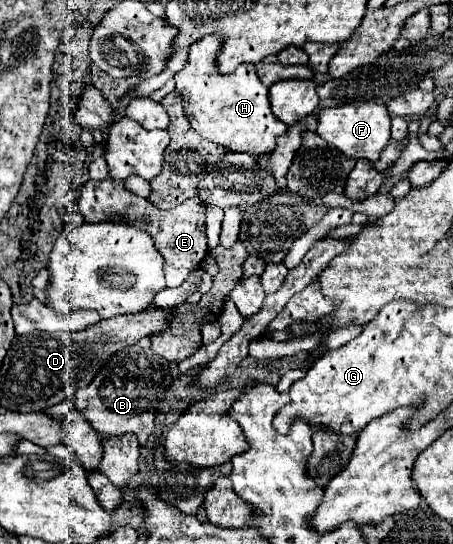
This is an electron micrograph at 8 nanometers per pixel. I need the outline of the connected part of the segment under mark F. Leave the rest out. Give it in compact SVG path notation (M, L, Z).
M350 102L334 108L324 108L318 114L318 136L328 144L334 144L348 158L366 158L376 162L380 152L390 140L390 114L384 104L376 102Z

